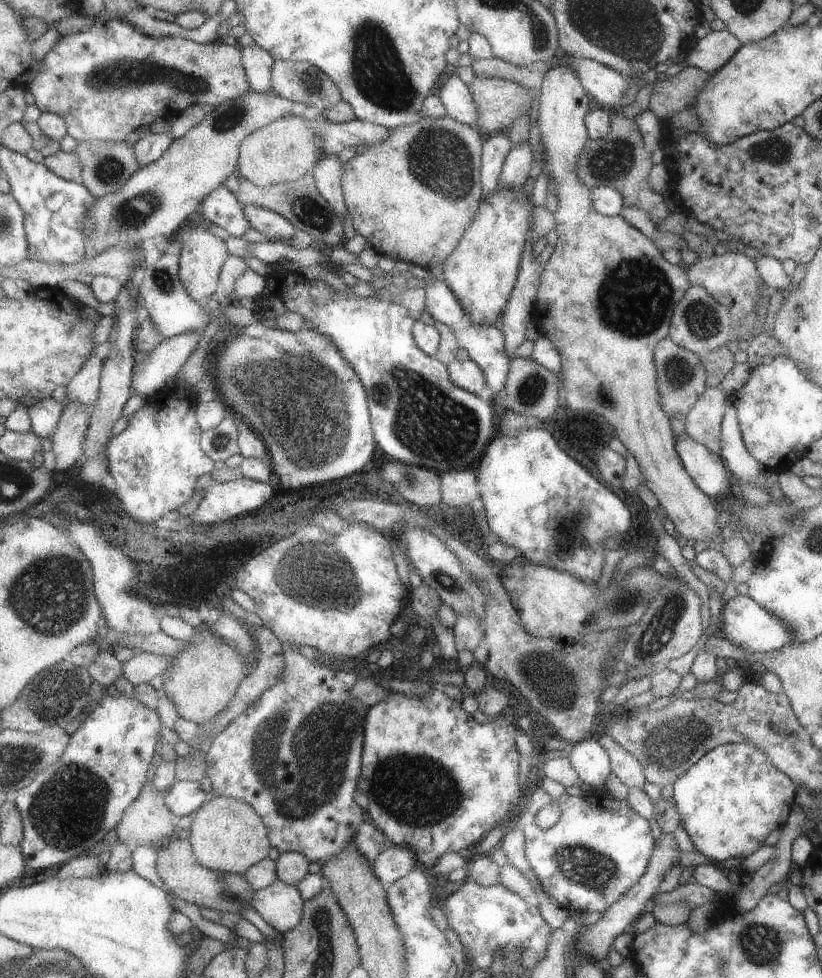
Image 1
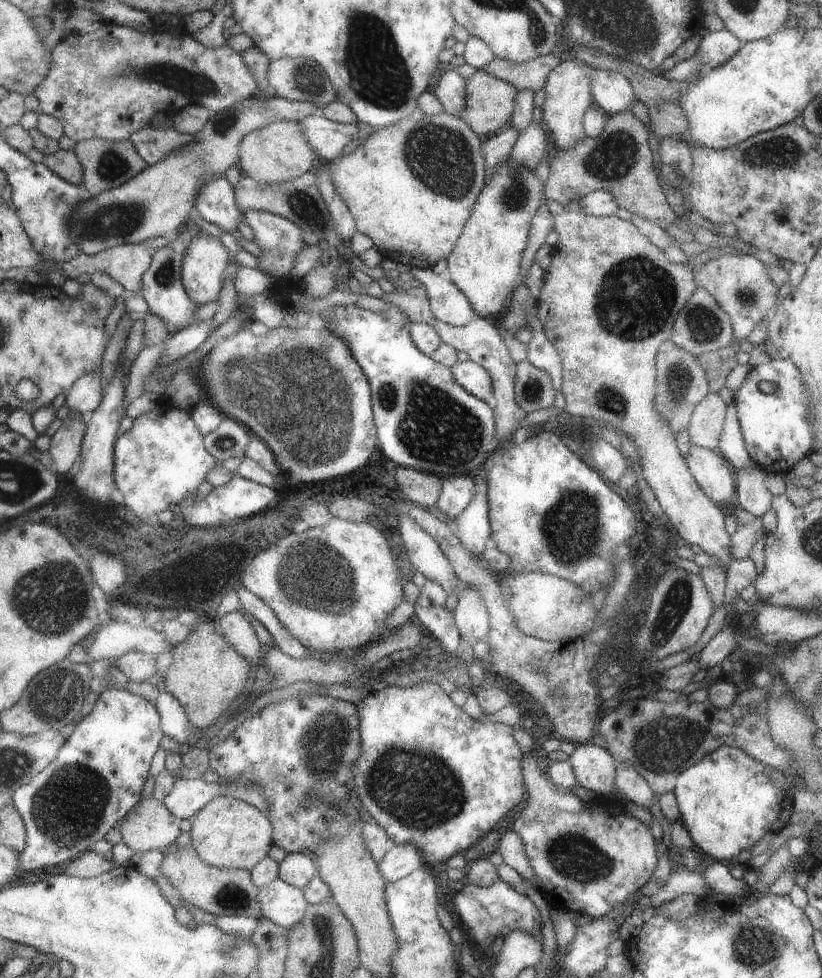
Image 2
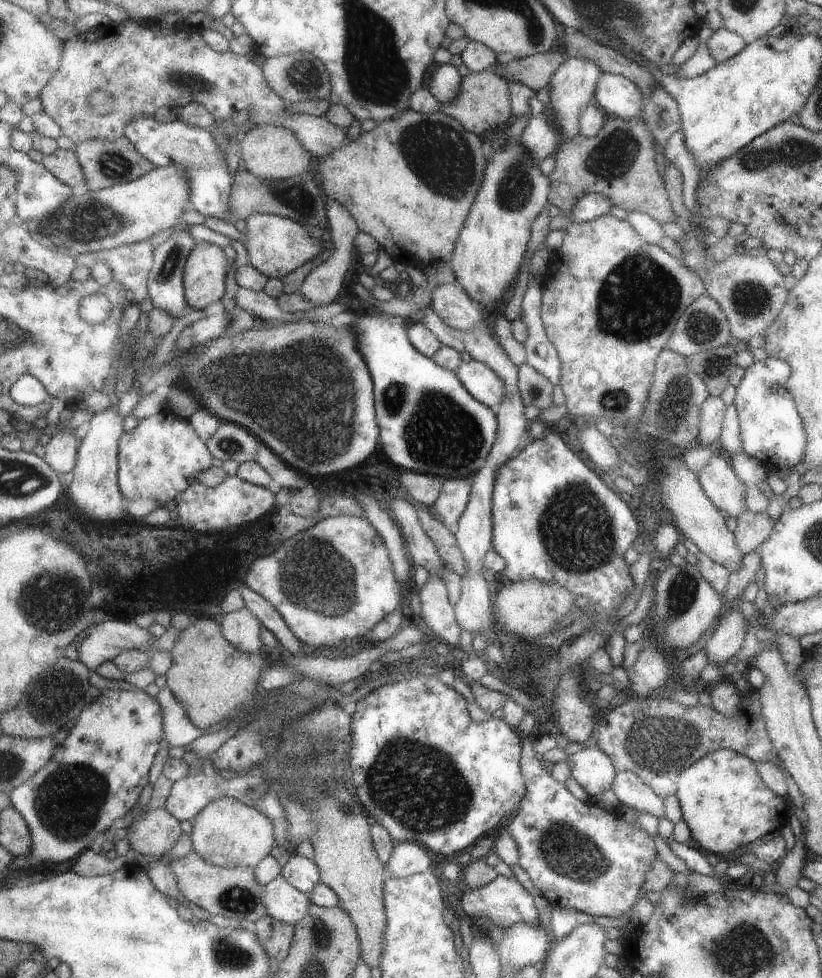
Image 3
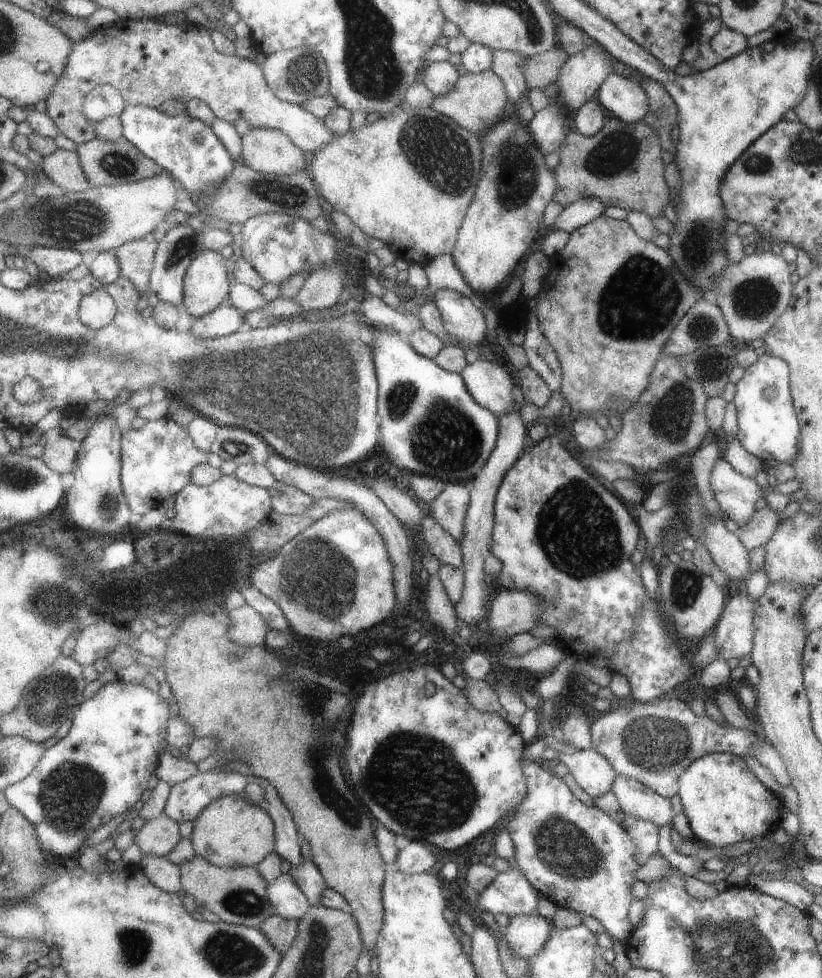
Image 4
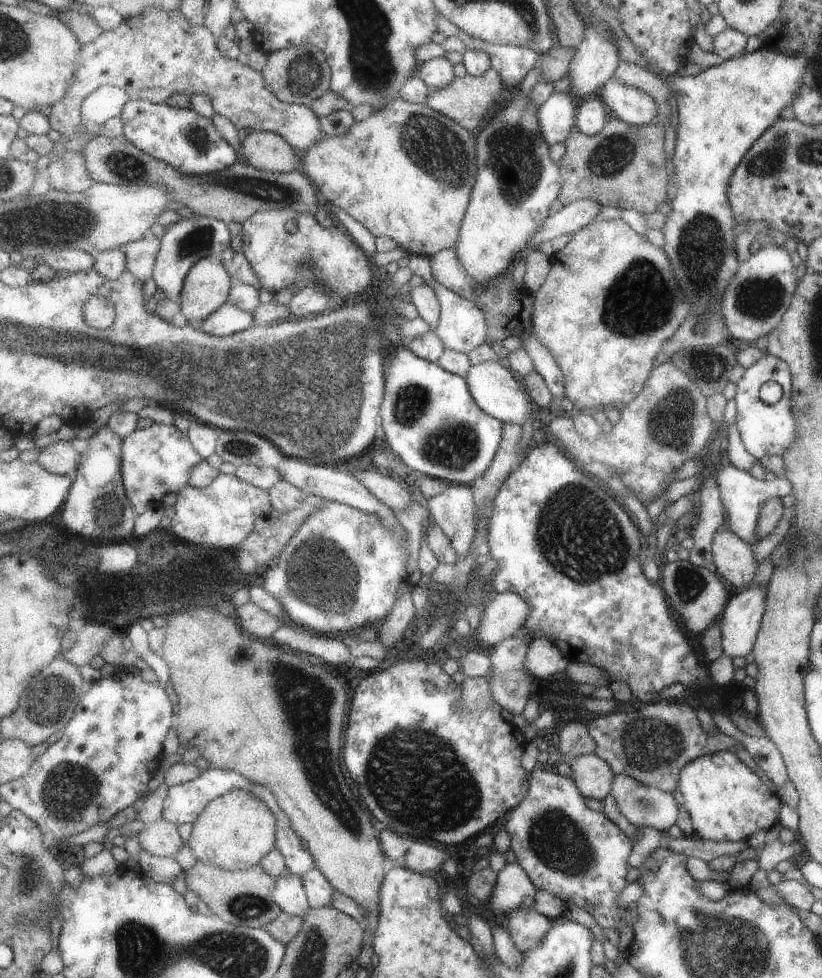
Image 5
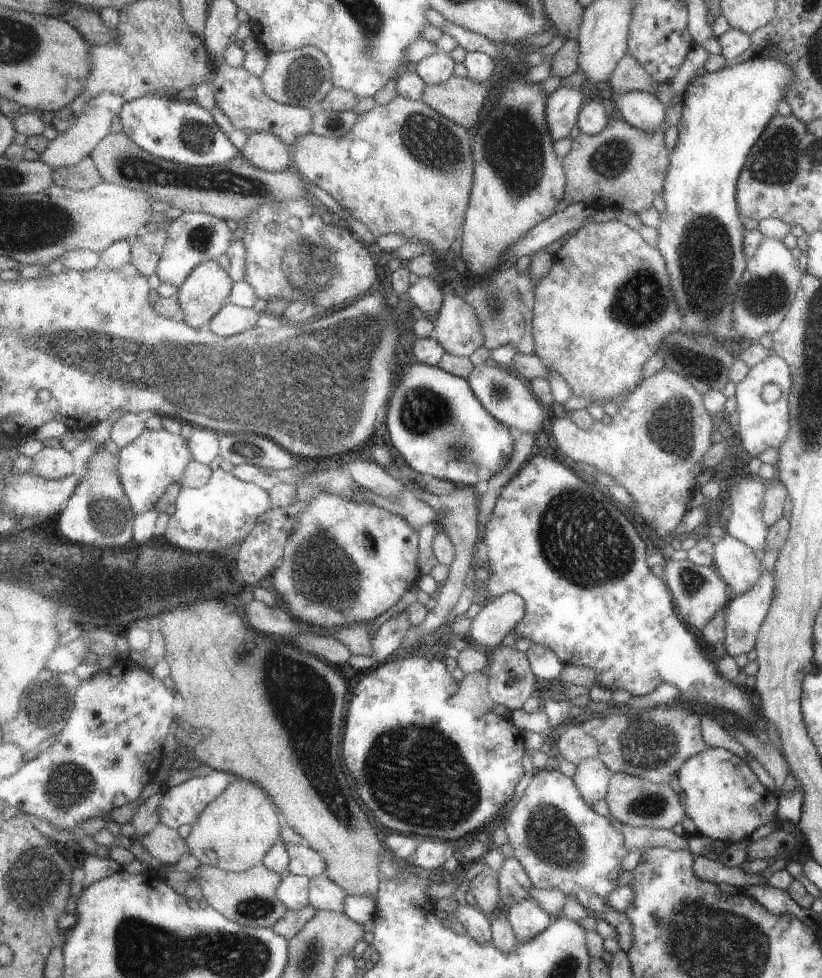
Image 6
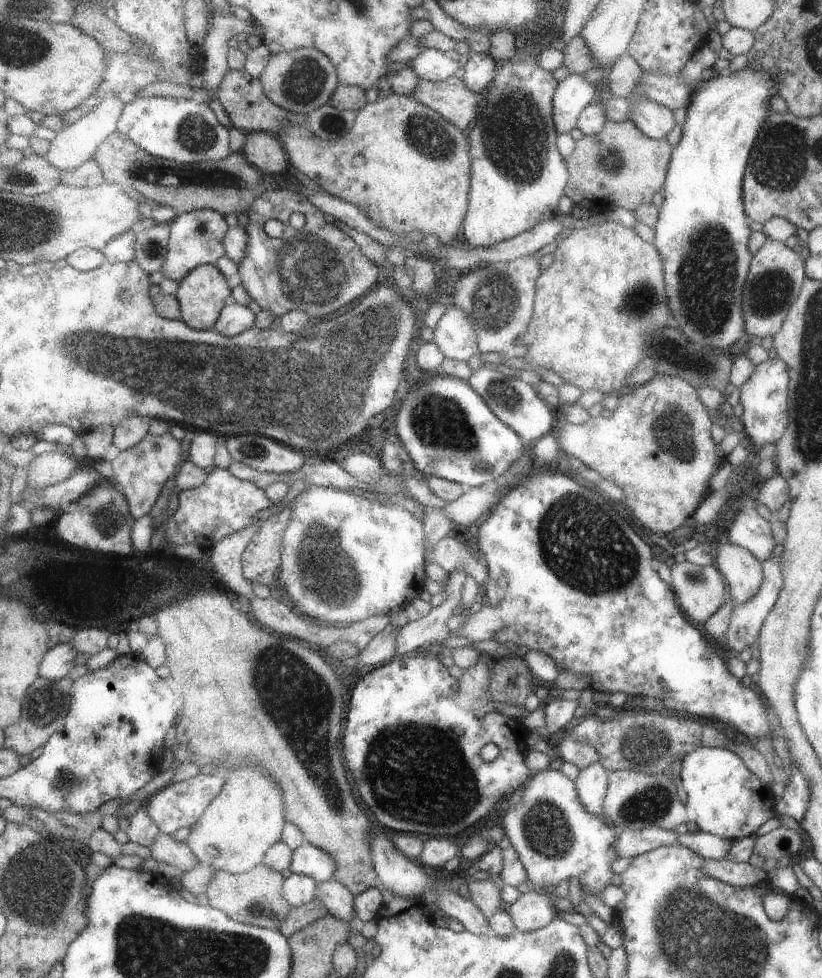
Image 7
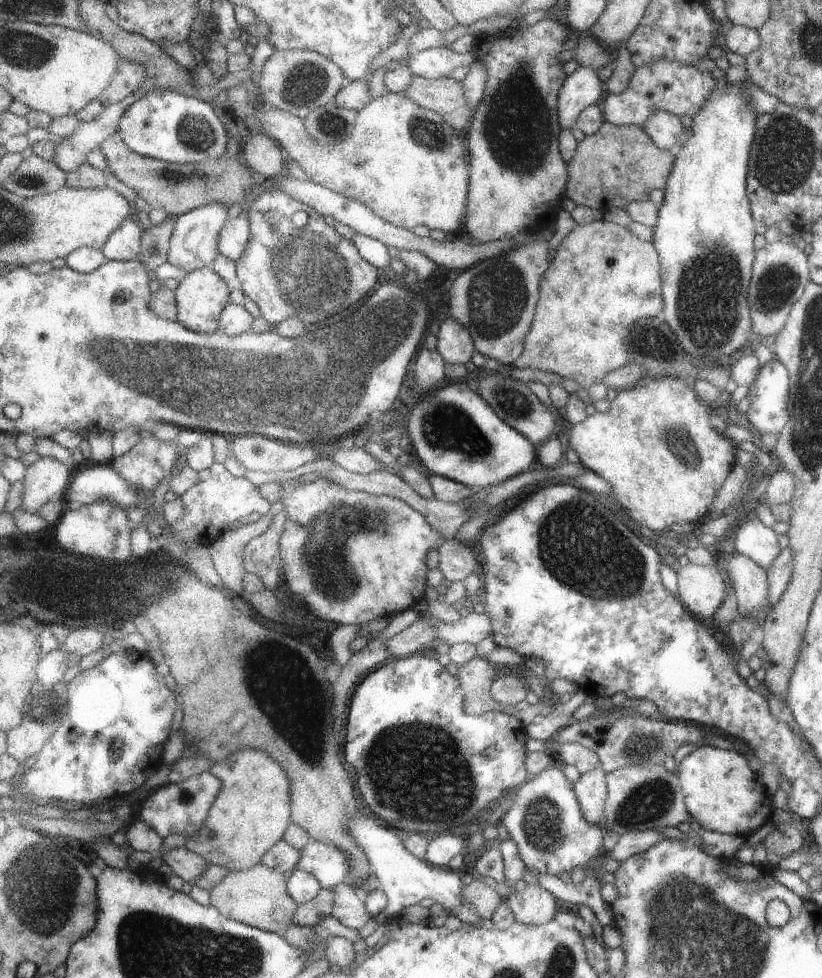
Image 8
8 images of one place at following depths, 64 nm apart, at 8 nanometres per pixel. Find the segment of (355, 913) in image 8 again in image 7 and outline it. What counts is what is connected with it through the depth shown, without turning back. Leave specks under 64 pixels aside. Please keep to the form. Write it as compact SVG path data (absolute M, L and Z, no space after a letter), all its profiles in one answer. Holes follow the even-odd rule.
M334 879L327 880L327 882L319 884L315 898L319 898L323 902L326 911L331 915L349 922L351 926L360 925L357 916L355 916L357 894L353 894L345 884Z

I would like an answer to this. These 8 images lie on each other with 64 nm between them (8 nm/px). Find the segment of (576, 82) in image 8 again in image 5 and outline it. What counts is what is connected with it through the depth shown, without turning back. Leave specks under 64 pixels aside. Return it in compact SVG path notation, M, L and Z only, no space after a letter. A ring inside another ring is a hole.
M552 92L538 106L538 131L549 147L561 143L571 132L571 126L574 126L573 115L579 104L569 93Z

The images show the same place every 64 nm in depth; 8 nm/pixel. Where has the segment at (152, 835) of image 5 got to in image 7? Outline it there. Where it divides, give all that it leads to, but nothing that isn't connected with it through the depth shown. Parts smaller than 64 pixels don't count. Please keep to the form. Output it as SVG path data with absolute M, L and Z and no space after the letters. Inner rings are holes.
M160 833L147 853L155 861L181 870L181 875L192 870L197 864L202 864L185 841L177 842L171 834Z

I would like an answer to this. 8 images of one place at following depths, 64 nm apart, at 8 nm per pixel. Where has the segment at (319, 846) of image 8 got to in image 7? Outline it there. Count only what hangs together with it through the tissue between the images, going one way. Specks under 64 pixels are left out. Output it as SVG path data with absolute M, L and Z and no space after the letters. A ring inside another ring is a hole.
M305 843L294 850L289 872L311 876L318 884L323 884L335 878L335 870L337 864L329 852Z

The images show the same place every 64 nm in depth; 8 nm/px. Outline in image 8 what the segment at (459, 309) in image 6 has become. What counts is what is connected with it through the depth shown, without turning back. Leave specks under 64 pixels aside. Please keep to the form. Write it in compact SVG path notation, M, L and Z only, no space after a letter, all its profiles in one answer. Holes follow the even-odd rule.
M447 317L437 330L436 350L446 364L466 364L477 352L469 328L455 318Z

